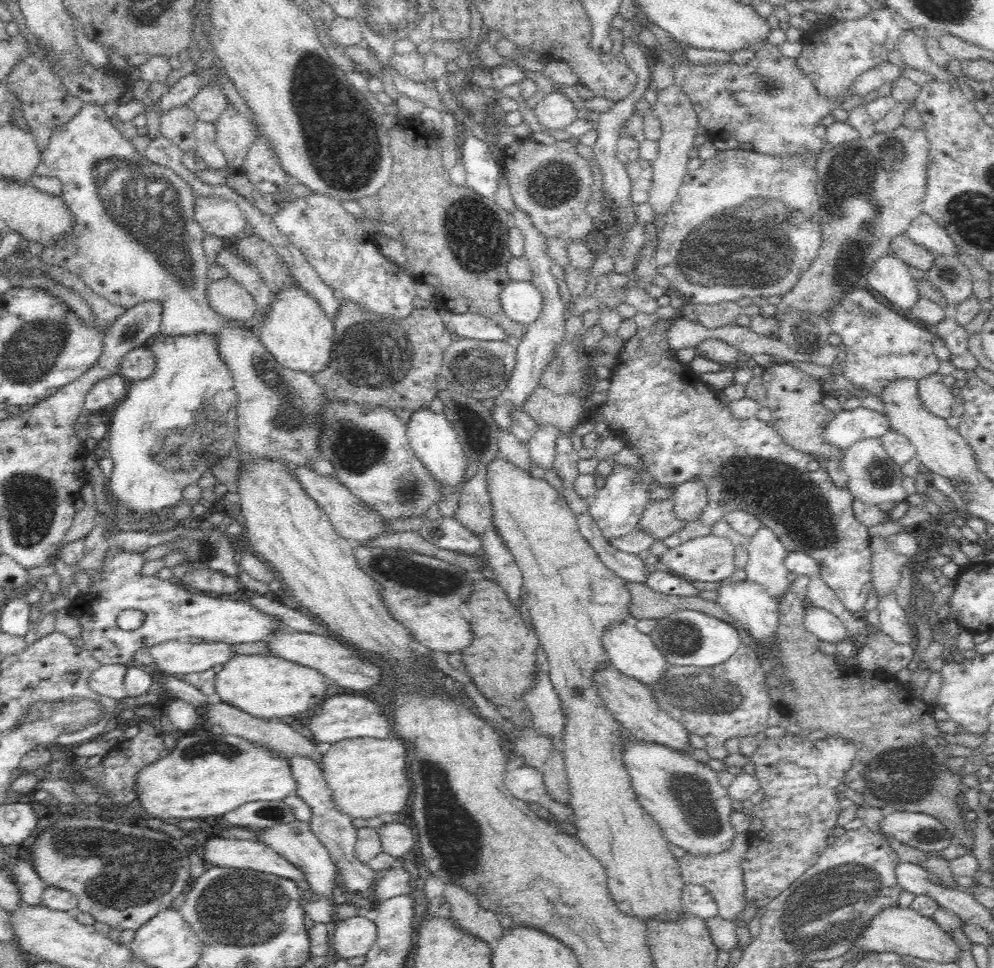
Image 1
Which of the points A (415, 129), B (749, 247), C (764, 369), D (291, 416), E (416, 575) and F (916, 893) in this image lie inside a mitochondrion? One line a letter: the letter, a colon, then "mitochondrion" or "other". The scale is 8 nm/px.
A: other
B: mitochondrion
C: other
D: mitochondrion
E: mitochondrion
F: other

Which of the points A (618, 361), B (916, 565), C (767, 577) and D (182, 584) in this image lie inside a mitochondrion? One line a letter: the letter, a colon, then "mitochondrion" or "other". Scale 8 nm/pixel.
A: other
B: other
C: other
D: other

